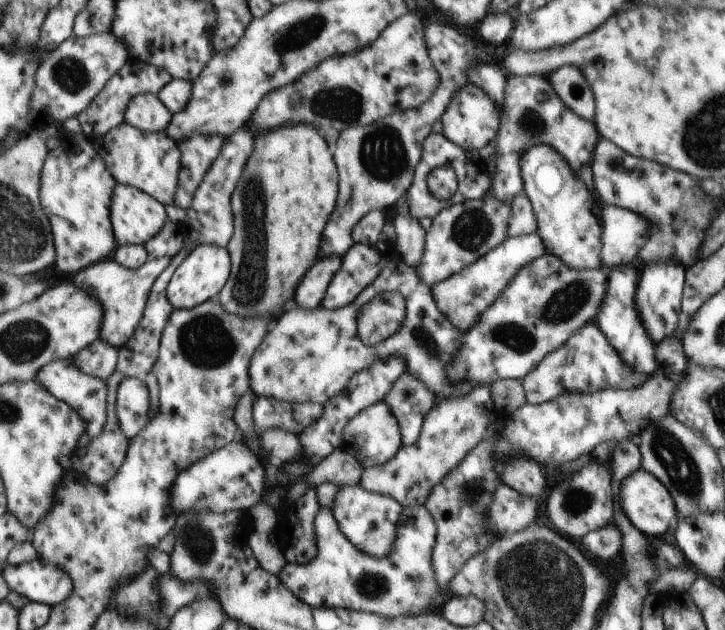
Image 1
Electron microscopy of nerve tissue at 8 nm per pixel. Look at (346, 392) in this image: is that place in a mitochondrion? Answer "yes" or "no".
no

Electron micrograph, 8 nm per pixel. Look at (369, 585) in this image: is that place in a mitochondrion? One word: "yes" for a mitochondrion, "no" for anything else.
yes

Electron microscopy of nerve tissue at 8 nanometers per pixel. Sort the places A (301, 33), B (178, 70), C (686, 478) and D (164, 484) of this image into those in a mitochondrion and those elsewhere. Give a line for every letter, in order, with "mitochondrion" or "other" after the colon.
A: mitochondrion
B: other
C: mitochondrion
D: other

